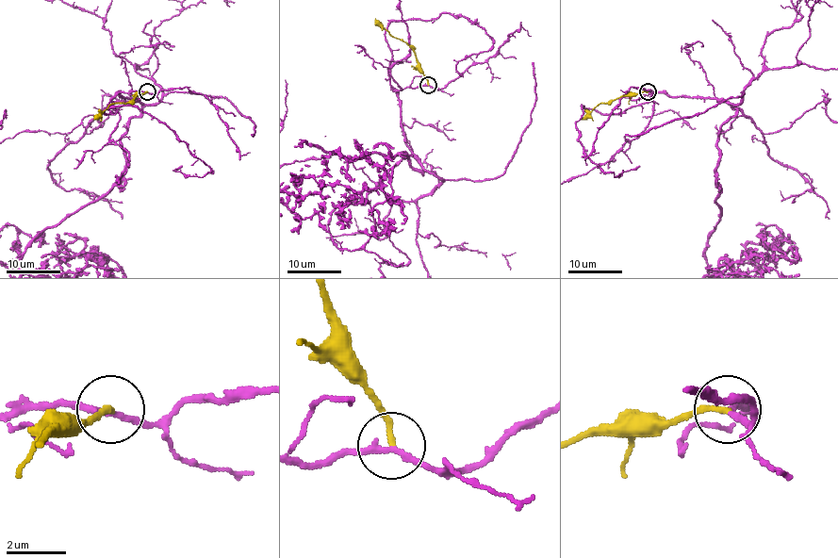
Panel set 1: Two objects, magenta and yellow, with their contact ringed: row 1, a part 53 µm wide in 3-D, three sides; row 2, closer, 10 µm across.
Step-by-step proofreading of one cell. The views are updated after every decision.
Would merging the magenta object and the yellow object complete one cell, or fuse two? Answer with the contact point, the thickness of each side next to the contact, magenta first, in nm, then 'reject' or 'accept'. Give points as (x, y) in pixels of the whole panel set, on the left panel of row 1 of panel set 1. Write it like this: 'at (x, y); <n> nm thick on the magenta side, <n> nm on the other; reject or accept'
at (147, 91); 200 nm thick on the magenta side, 200 nm on the other; reject

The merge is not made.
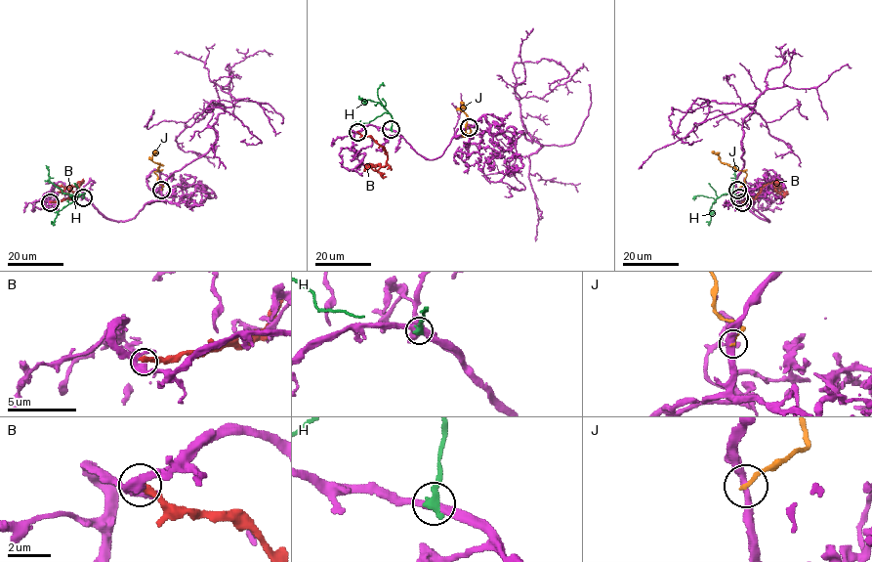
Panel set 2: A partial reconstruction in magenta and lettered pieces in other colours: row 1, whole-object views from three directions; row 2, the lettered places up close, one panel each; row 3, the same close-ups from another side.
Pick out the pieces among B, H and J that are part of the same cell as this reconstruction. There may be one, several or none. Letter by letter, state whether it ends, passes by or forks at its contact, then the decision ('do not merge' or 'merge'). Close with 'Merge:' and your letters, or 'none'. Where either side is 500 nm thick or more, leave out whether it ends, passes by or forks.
B: it ends; do not merge
H: it ends; do not merge
J: it ends; do not merge
Merge: none

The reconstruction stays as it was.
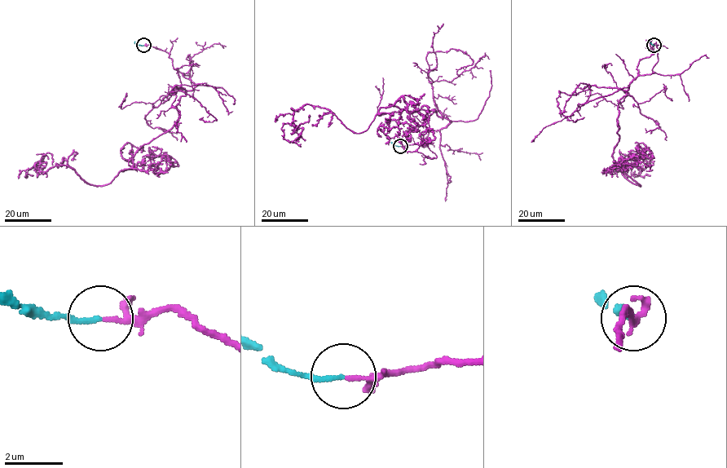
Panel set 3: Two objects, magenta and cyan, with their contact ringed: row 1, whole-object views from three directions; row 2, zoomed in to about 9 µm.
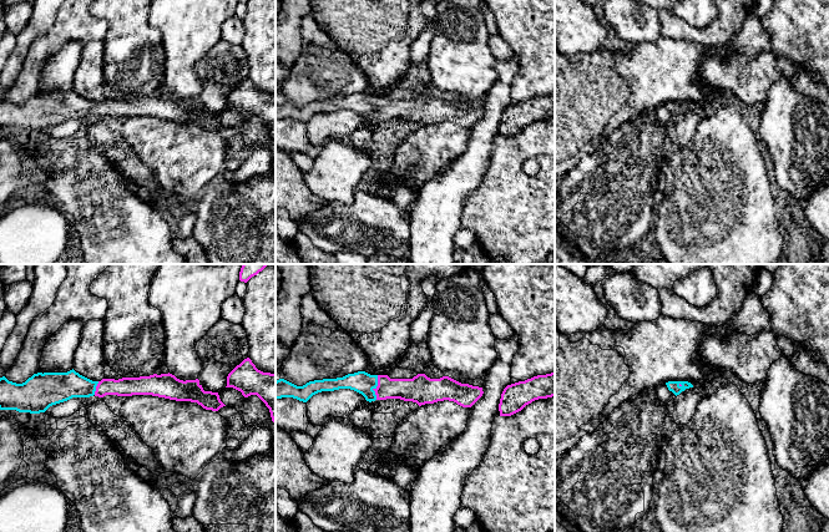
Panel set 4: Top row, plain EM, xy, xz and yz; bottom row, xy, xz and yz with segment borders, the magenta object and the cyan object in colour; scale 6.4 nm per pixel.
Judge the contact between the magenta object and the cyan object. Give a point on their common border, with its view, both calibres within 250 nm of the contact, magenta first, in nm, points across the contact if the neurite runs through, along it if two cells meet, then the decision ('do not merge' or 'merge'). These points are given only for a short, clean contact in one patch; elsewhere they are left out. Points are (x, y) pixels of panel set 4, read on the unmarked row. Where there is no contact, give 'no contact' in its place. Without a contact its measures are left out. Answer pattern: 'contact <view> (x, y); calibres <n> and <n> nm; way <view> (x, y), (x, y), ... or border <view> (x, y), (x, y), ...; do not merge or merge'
contact xz (377, 109); calibres 150 and 140 nm; way xz (415, 110), (377, 109), (363, 104); merge

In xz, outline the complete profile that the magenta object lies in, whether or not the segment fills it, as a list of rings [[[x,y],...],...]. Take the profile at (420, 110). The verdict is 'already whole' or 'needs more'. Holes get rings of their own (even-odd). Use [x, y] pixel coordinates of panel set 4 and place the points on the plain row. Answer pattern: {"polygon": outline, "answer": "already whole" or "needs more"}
{"polygon": [[[358,92],[343,98],[309,102],[303,107],[279,100],[276,102],[276,120],[293,118],[307,123],[318,113],[339,110],[354,111],[369,123],[400,120],[419,127],[449,121],[462,128],[471,128],[484,115],[482,108],[461,105],[449,97],[430,100],[425,95],[418,95],[413,100],[390,100],[388,96]]], "answer": "needs more"}

